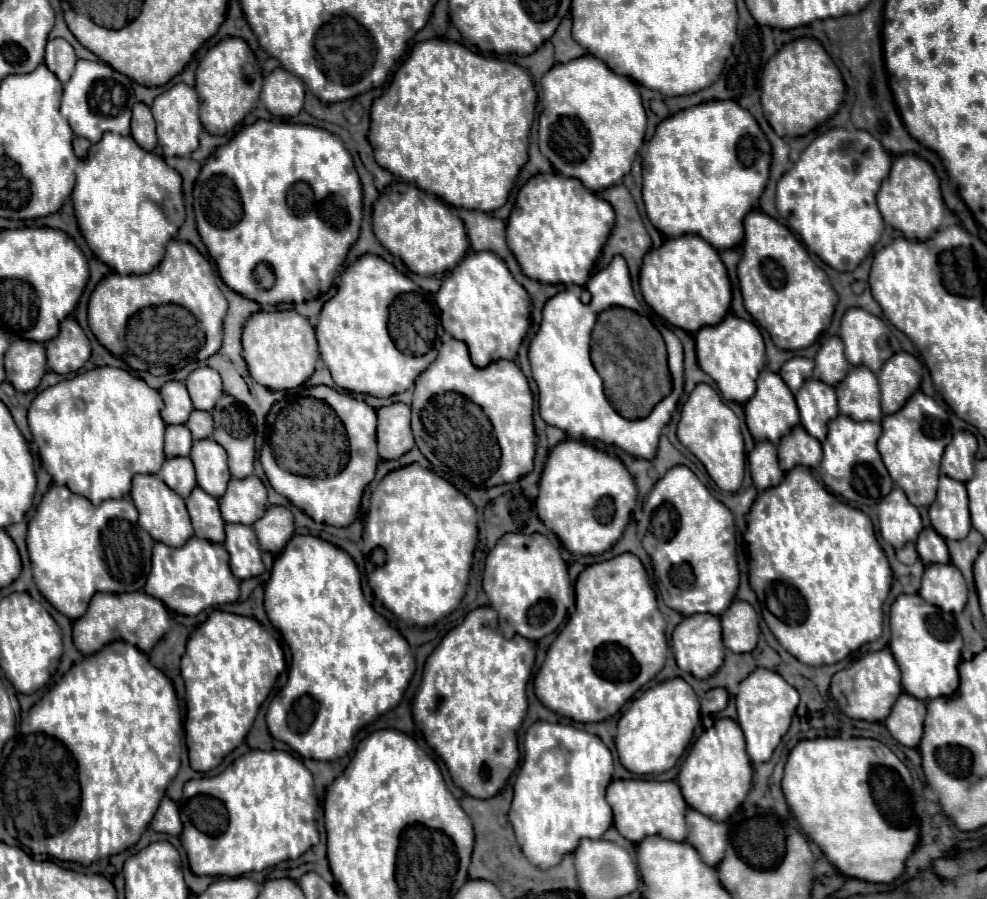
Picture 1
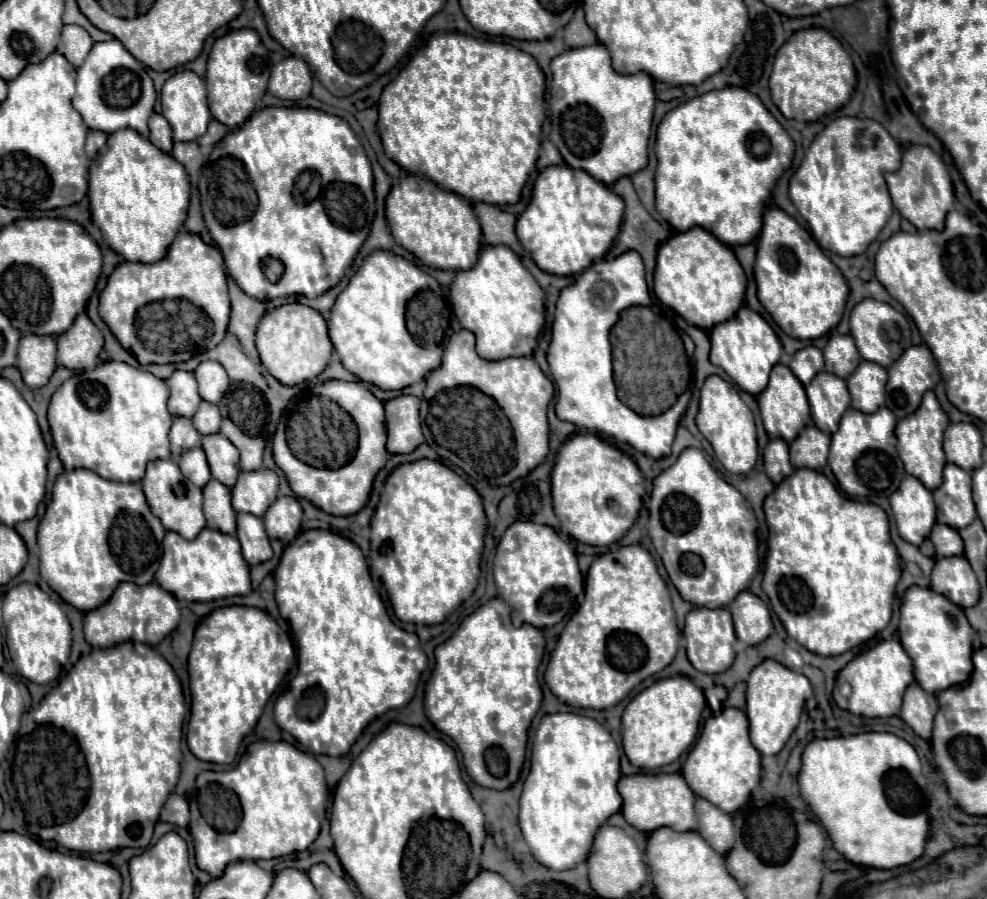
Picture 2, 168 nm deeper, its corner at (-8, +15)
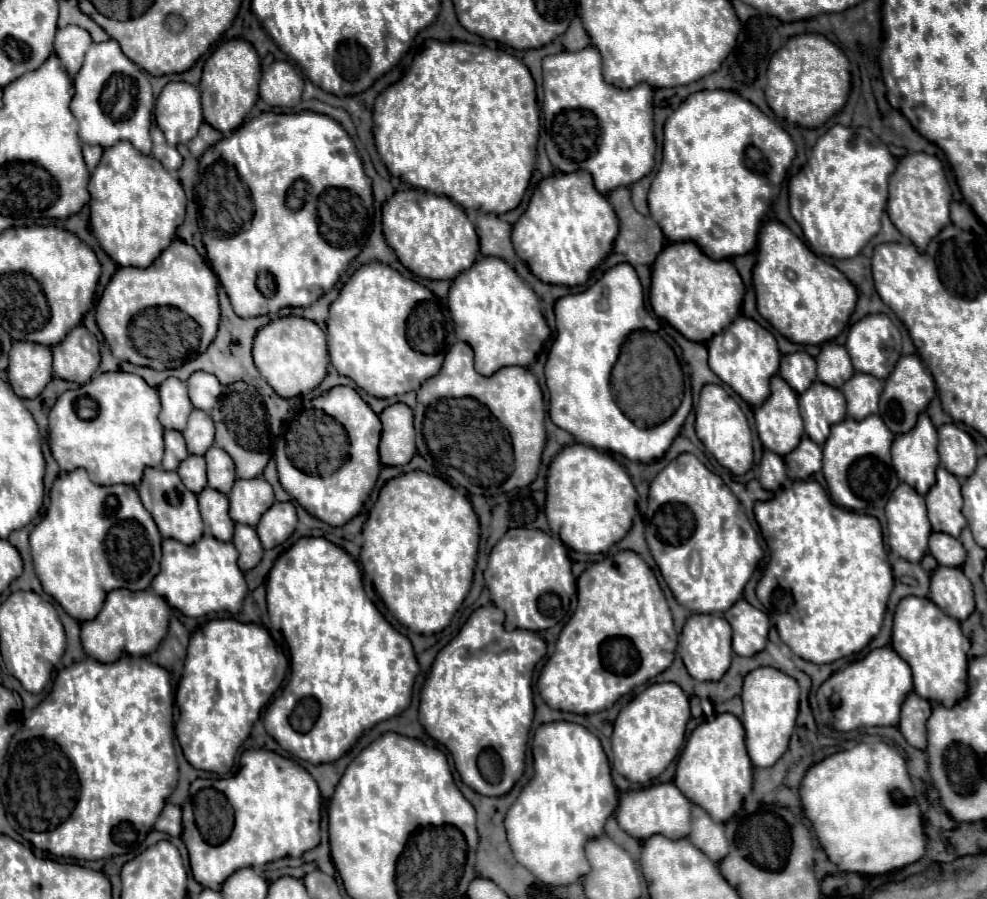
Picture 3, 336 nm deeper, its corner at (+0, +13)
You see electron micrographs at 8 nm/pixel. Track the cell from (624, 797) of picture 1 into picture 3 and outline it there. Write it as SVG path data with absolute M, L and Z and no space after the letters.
M659 783L639 791L629 791L621 795L617 807L619 827L635 839L649 839L651 835L665 835L669 839L683 839L689 835L689 815L691 801L675 787L675 783Z

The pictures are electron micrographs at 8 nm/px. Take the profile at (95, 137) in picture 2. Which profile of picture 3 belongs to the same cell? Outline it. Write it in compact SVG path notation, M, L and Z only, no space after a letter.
M83 145L83 157L85 157L85 163L89 167L89 171L95 171L97 163L101 161L101 155L103 155L103 149L99 145Z

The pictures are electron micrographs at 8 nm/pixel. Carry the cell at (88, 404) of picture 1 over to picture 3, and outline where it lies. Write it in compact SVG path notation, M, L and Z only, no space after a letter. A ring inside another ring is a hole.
M101 373L79 389L65 391L49 413L49 445L63 471L85 469L97 485L139 485L145 467L159 467L163 459L163 427L157 419L159 395L133 373ZM89 397L97 403L97 417L83 421L75 413L75 401Z

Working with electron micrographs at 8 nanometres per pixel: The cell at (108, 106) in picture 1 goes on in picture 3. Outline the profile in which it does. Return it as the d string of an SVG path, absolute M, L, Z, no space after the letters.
M117 41L93 43L87 51L81 71L75 75L75 97L71 111L79 121L79 137L83 143L113 147L119 141L129 141L141 155L151 153L151 111L153 91L141 67L137 67L119 47Z

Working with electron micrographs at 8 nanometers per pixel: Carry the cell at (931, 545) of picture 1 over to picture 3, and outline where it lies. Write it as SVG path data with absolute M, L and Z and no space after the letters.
M933 533L929 537L929 551L937 563L945 567L963 567L967 559L967 551L961 541L945 533Z

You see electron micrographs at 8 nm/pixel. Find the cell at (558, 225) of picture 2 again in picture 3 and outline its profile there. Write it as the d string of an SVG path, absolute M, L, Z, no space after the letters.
M587 171L555 173L537 185L527 211L513 225L513 247L517 255L527 263L531 273L539 277L543 283L575 287L583 285L589 279L589 273L607 257L617 233L619 233L619 219L613 207L609 205L607 197L595 189L593 179Z

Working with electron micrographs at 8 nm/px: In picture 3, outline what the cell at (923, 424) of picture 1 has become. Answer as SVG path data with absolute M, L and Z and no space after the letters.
M921 415L917 427L909 435L897 435L891 447L892 465L899 481L925 495L935 483L935 469L939 465L937 455L937 431L931 419Z

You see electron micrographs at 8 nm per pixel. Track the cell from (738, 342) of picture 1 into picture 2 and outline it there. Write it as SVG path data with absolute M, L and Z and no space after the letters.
M743 305L729 321L717 323L713 329L709 329L709 339L713 365L721 367L743 391L751 395L759 395L761 389L765 389L769 383L769 369L779 361L783 353L783 347L771 325L747 305Z

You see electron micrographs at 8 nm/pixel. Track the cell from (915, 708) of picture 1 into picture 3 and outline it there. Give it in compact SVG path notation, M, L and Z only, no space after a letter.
M911 693L909 699L905 699L901 707L901 721L899 721L899 731L907 739L909 745L917 749L927 747L927 731L925 723L931 715L931 703L927 699L921 699L917 693Z

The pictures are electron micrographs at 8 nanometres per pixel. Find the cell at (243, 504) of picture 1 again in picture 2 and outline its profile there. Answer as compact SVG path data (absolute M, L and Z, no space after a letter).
M271 469L241 471L233 493L233 509L237 513L251 513L257 517L265 515L265 509L277 499L279 479Z

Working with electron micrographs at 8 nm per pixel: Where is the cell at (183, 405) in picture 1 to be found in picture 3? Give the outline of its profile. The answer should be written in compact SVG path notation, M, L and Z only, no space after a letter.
M169 377L161 383L161 387L157 387L157 391L161 397L161 413L159 413L161 425L165 429L183 431L187 425L187 417L193 411L185 383L175 377Z

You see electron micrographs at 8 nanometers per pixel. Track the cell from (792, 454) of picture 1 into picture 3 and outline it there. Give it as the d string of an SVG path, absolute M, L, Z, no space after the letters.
M807 435L801 439L799 447L785 455L785 463L787 463L787 475L793 481L801 481L801 479L809 479L813 473L817 473L821 469L821 447L817 443L813 443Z

